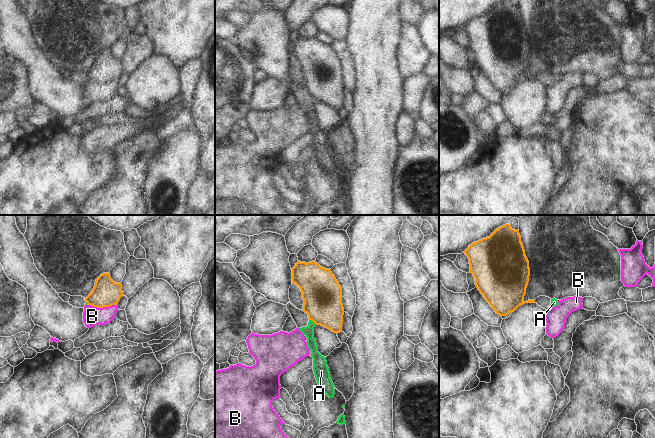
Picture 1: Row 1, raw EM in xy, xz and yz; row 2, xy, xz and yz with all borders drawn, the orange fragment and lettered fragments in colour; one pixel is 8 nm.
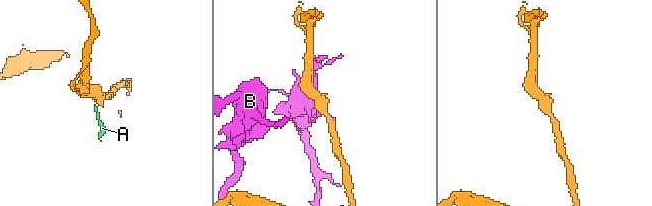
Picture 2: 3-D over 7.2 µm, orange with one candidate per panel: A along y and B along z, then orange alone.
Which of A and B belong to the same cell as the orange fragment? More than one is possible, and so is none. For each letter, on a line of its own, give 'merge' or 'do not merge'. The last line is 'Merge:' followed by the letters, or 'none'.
A: do not merge
B: do not merge
Merge: none

